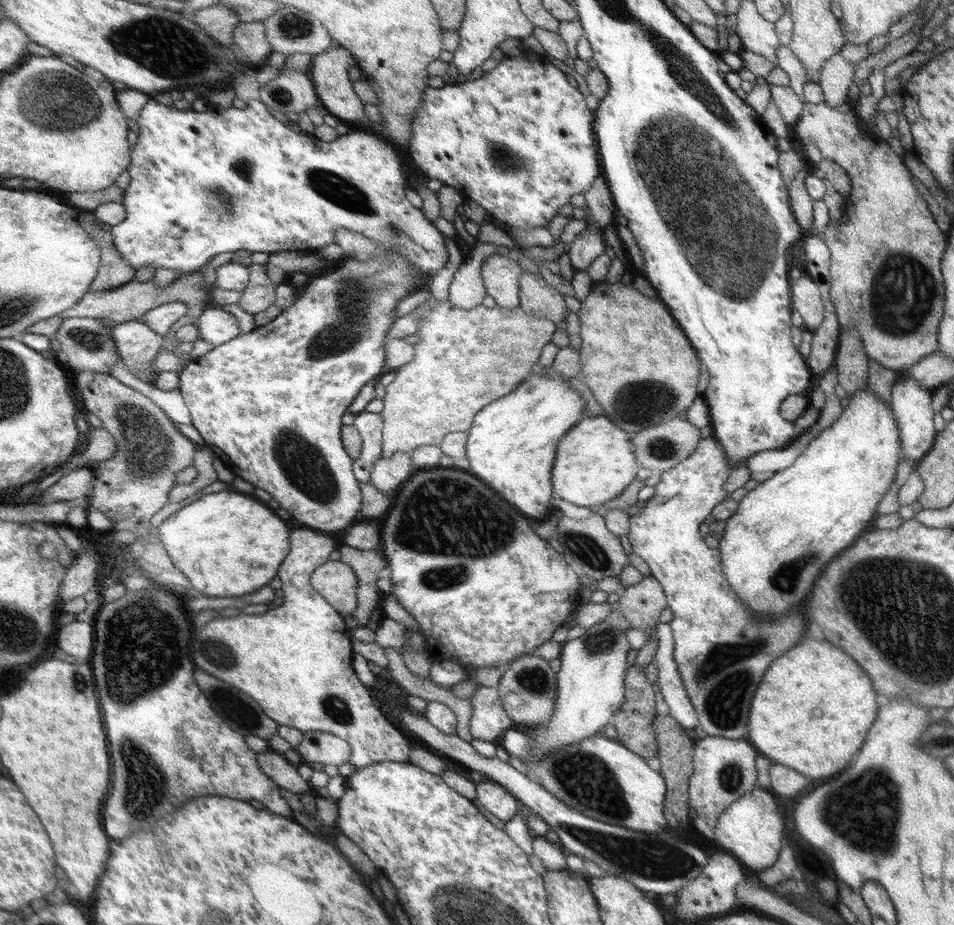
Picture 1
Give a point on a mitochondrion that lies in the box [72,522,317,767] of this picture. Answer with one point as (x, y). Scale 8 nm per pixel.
(126, 630)

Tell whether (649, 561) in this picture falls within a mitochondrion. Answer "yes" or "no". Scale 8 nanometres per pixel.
no

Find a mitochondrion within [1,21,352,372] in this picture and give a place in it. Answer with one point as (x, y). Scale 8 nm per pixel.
(50, 103)

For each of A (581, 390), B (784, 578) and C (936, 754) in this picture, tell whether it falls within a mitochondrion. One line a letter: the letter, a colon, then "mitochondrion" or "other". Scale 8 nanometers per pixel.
A: other
B: mitochondrion
C: other

